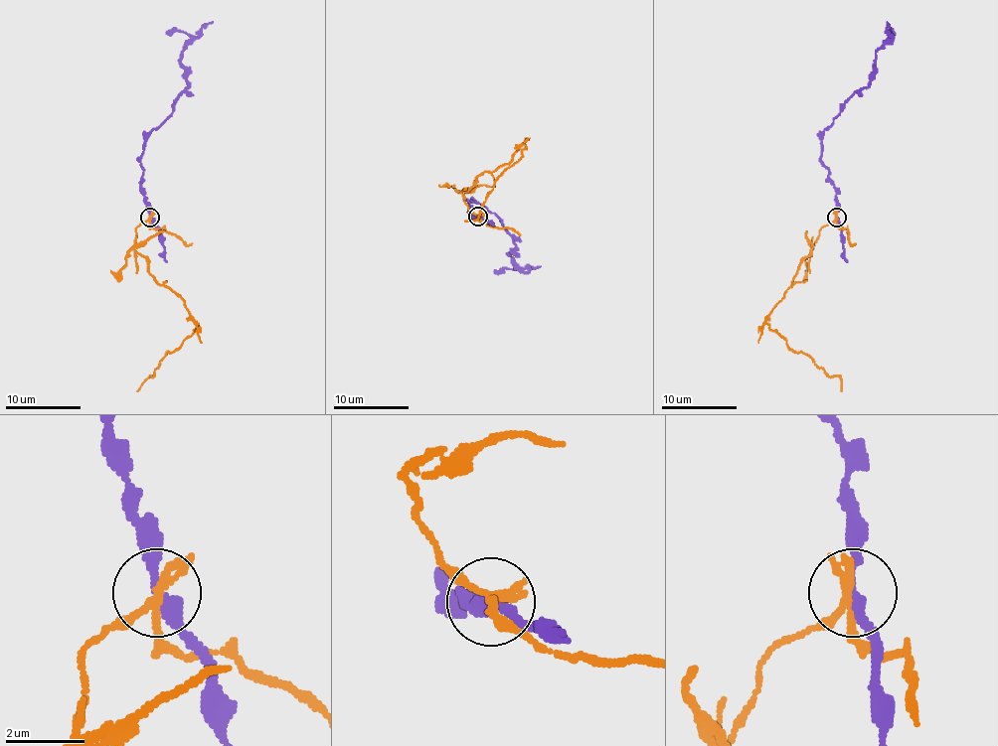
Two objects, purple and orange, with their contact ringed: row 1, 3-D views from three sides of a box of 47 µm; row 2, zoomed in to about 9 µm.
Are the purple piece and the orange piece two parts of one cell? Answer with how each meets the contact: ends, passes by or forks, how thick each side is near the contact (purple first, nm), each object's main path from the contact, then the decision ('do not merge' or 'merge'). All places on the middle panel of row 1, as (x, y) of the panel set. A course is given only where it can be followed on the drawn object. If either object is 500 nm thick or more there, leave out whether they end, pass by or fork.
purple passes by; orange forks there; 240 nm thick on the purple side, 190 nm on the other; purple runs (478, 216), (469, 213), (469, 201), (478, 201), (499, 218), (516, 246), (508, 255), (518, 266), (493, 272); orange runs (478, 216), (463, 192), (523, 145), (478, 218), (465, 222); do not merge

